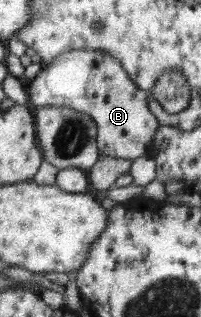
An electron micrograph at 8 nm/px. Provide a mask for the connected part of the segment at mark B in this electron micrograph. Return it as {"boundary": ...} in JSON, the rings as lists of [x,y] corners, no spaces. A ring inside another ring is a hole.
{"boundary":[[[74,47],[72,51],[67,51],[49,64],[45,64],[38,74],[28,87],[29,100],[33,108],[51,105],[87,113],[98,126],[100,157],[116,157],[133,162],[148,155],[153,146],[155,133],[159,131],[159,119],[148,105],[149,90],[136,86],[120,61],[104,51],[89,51]]]}

